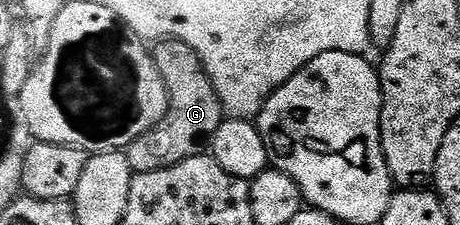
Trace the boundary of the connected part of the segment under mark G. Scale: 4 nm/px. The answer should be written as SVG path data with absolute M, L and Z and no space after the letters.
M162 37L152 44L151 54L169 89L169 108L150 131L124 150L131 169L138 175L174 167L202 154L223 122L219 97L191 45L172 37Z

